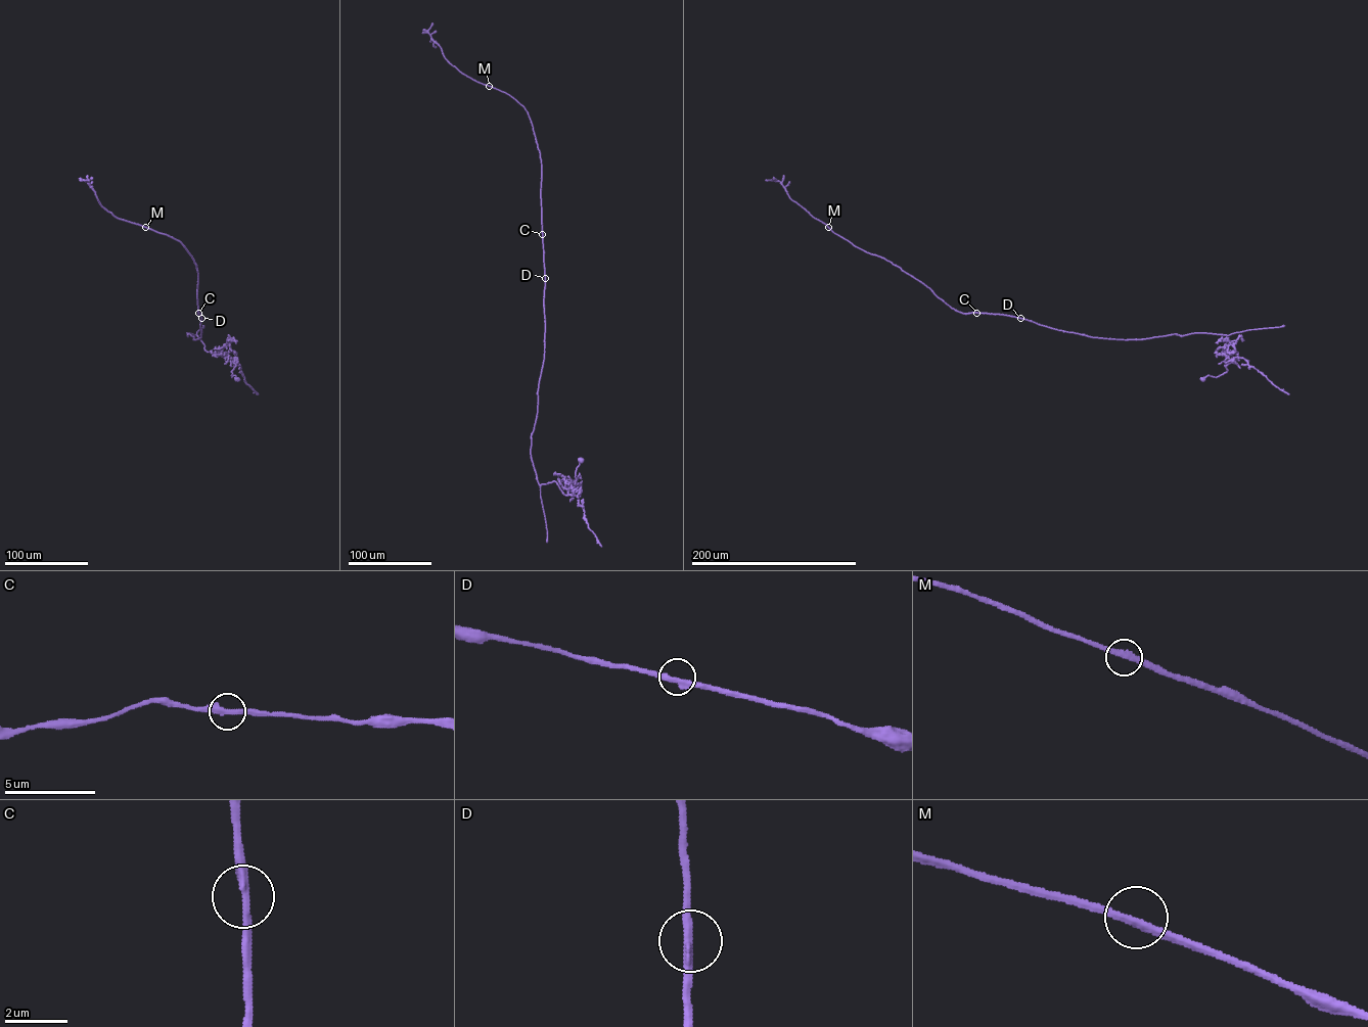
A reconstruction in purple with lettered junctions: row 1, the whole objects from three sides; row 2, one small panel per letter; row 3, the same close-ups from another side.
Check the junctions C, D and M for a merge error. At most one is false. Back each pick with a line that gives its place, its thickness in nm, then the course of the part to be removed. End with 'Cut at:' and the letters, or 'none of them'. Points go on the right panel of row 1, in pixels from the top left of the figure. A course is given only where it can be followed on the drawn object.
Cut at: none of them

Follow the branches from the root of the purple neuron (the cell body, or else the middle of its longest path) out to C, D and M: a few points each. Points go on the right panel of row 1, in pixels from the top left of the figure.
C: (1202, 378), (1226, 372), (1237, 359), (1237, 352), (1224, 352), (1228, 335), (1107, 338), (976, 313)
D: (1202, 378), (1226, 372), (1237, 359), (1237, 352), (1224, 352), (1228, 335), (1107, 338), (1020, 318)
M: (1202, 378), (1237, 359), (1224, 352), (1228, 335), (1107, 338), (963, 314), (828, 227)

